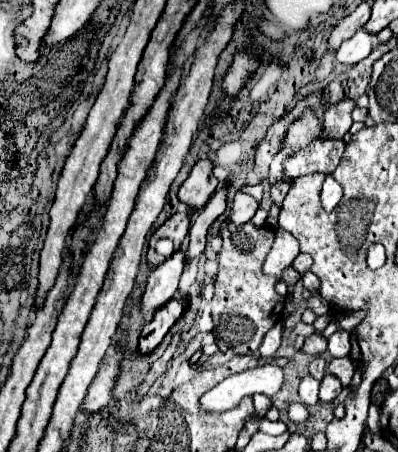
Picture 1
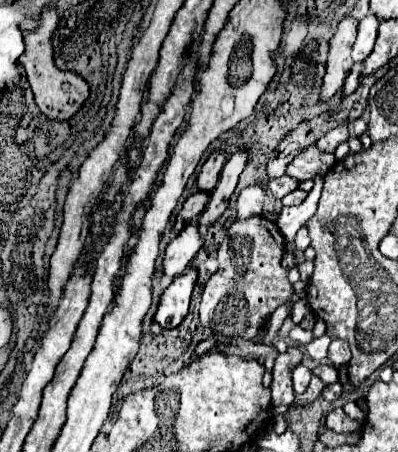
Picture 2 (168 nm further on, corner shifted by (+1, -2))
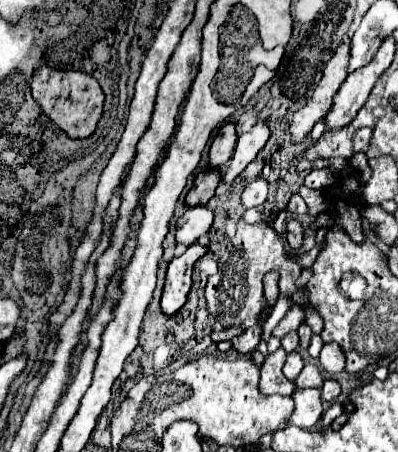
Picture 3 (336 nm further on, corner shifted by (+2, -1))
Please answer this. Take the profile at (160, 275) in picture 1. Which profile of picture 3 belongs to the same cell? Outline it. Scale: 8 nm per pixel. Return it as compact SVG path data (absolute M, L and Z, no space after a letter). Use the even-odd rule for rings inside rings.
M202 205L188 207L176 223L176 245L184 245L184 247L194 245L200 235L208 233L212 219L214 215L206 207Z

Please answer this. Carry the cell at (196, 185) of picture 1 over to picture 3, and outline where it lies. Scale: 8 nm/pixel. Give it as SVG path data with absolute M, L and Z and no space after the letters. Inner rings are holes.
M228 123L224 127L220 127L212 147L210 147L210 169L220 169L224 167L230 159L232 159L232 151L236 145L236 131L234 125Z

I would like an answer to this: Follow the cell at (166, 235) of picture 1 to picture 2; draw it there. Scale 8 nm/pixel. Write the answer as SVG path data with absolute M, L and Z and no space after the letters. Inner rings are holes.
M195 192L195 194L191 194L191 196L185 200L185 204L183 204L181 212L177 214L173 230L175 230L175 232L179 232L179 230L183 230L189 222L197 220L197 218L199 218L199 214L205 210L207 202L209 202L209 194L207 194L207 192Z

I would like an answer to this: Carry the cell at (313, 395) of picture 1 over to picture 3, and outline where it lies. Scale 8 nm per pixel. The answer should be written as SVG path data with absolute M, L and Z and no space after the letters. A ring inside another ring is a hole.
M296 351L288 353L286 365L284 365L284 375L286 375L290 381L296 381L296 377L298 377L298 375L300 375L300 371L302 371L302 367L304 367L302 357L300 357Z

